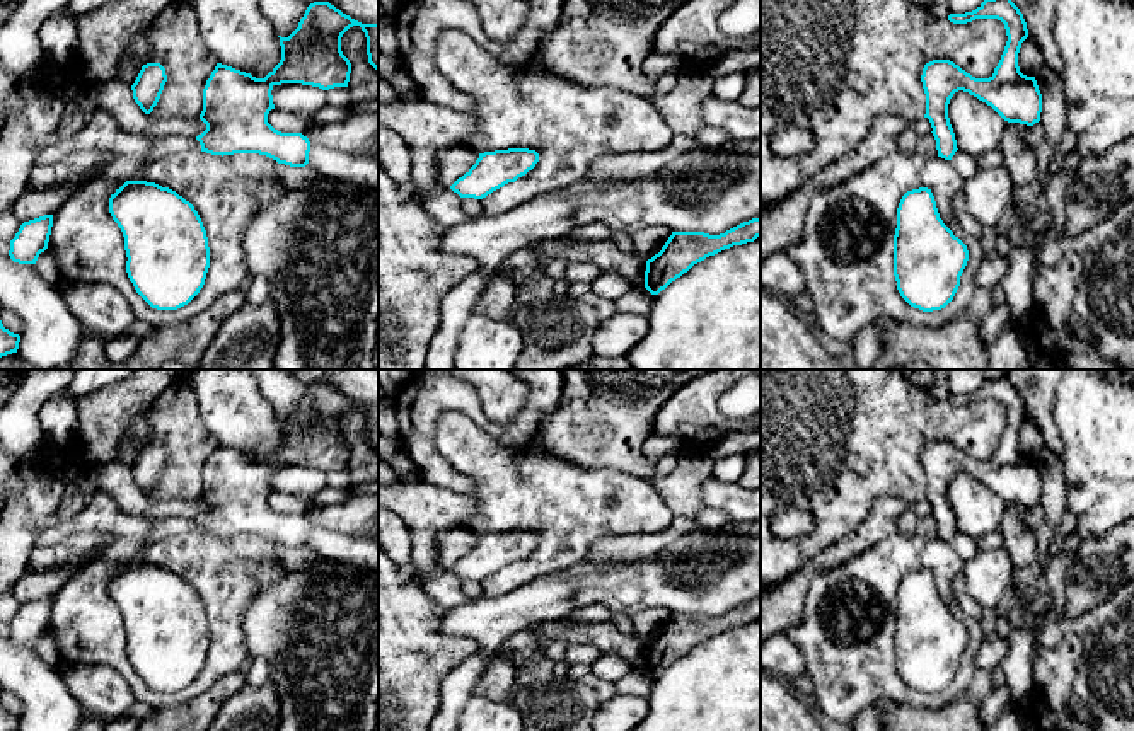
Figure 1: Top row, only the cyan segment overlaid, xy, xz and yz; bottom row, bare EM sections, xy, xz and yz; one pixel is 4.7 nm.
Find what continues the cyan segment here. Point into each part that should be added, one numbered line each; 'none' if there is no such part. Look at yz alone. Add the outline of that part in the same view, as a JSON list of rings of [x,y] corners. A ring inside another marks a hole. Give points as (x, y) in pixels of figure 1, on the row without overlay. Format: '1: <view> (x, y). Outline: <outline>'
none

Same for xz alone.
none

